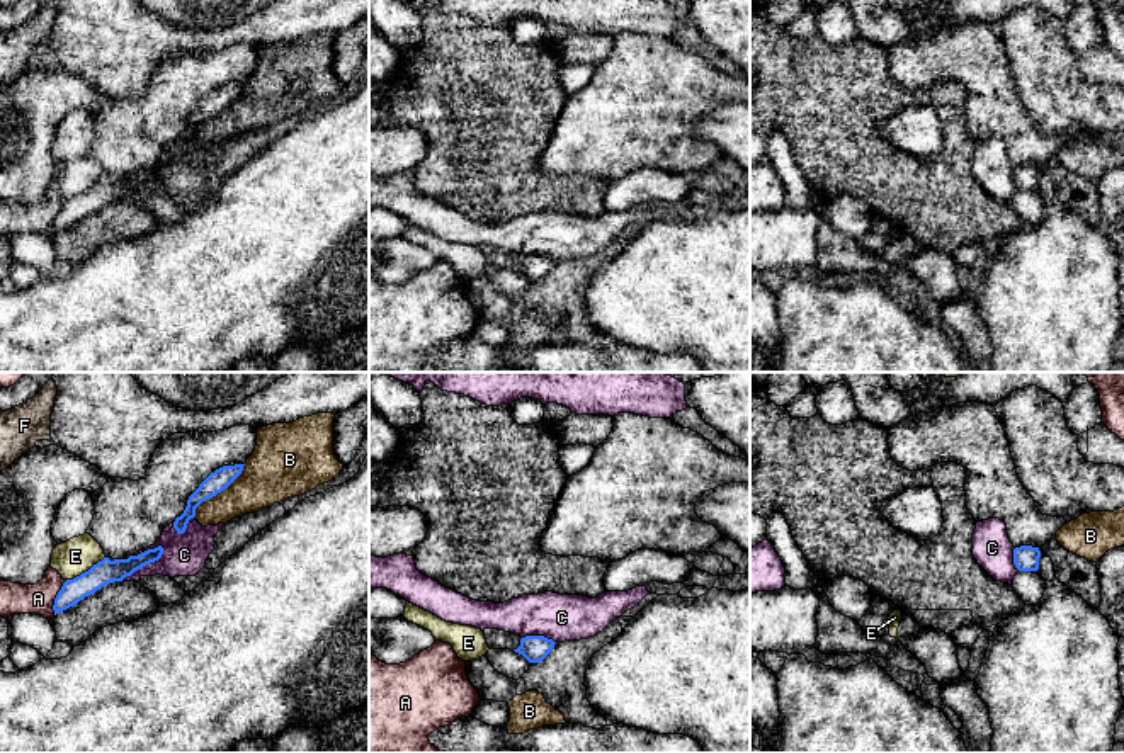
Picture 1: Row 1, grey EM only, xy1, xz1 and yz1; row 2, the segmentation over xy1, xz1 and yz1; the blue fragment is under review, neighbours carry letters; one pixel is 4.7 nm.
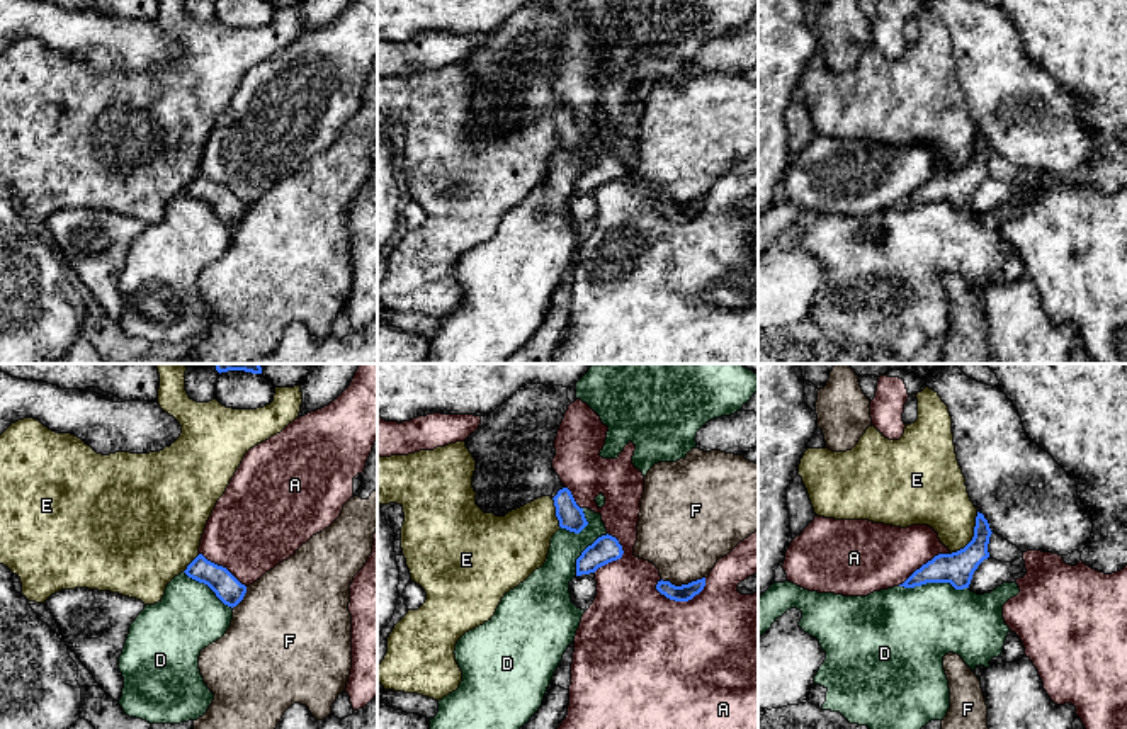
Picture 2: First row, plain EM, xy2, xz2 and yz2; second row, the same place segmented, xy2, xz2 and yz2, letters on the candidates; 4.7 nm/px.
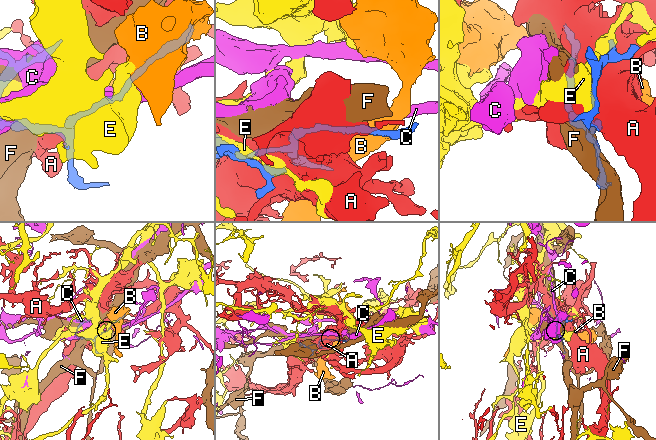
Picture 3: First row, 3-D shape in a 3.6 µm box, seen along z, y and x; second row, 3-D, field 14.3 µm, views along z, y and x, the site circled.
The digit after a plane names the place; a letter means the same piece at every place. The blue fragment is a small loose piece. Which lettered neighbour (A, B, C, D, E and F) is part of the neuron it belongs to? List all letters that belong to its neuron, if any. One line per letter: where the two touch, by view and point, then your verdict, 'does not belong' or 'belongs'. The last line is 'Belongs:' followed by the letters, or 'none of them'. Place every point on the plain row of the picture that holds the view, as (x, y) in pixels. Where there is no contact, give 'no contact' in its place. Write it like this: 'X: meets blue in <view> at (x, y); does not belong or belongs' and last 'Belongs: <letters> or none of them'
A: meets blue in xz2 at (684, 220); does not belong
B: meets blue in xy1 at (218, 111); does not belong
C: meets blue in xy1 at (145, 184); does not belong
D: meets blue in yz2 at (934, 201); does not belong
E: meets blue in yz2 at (973, 157); does not belong
F: meets blue in xz2 at (682, 204); does not belong
Belongs: none of them

